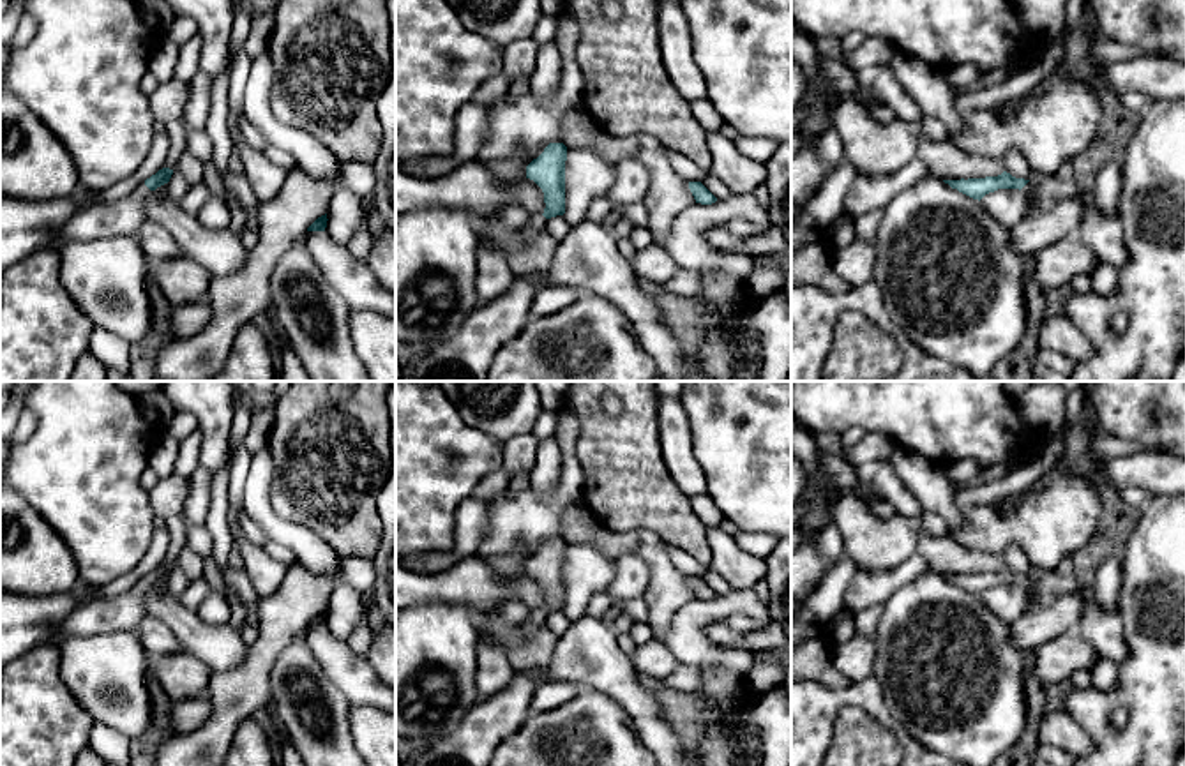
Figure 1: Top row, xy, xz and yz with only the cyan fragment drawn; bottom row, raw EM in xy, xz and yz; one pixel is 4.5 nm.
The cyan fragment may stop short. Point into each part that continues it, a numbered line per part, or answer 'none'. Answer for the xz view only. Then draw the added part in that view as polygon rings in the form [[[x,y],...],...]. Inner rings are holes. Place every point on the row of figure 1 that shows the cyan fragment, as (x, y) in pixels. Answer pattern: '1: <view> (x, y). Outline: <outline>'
1: xz (537, 221). Outline: [[[533,214],[528,224],[523,228],[526,235],[542,231],[546,228],[546,217],[542,214]]]

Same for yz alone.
1: yz (1028, 189). Outline: [[[1028,182],[1023,189],[1021,189],[1021,192],[1024,194],[1024,198],[1026,198],[1026,219],[1028,217],[1031,217],[1035,212],[1037,212],[1037,207],[1035,207],[1035,201],[1037,201],[1037,191],[1035,191],[1035,187],[1033,187],[1033,184],[1031,182]]]

